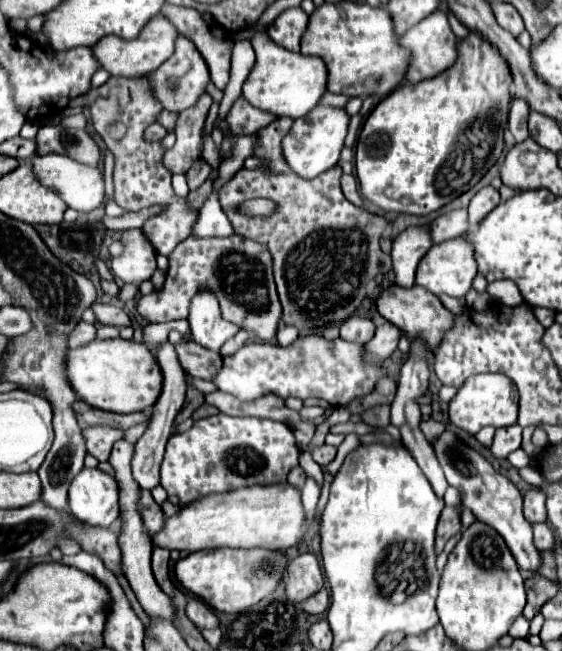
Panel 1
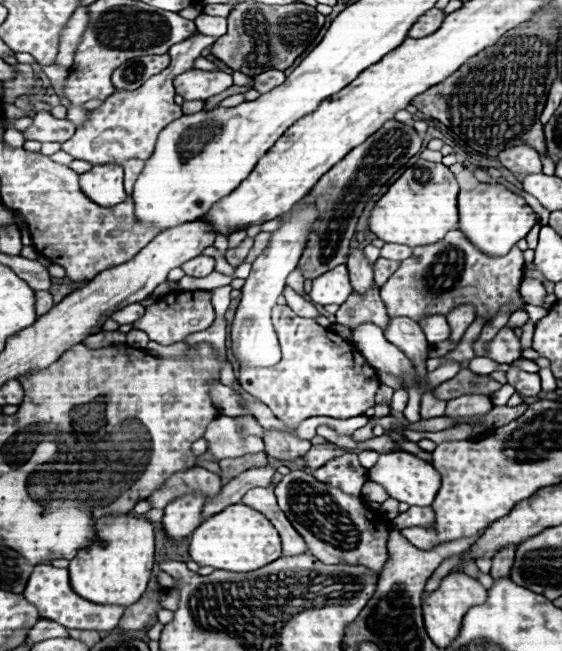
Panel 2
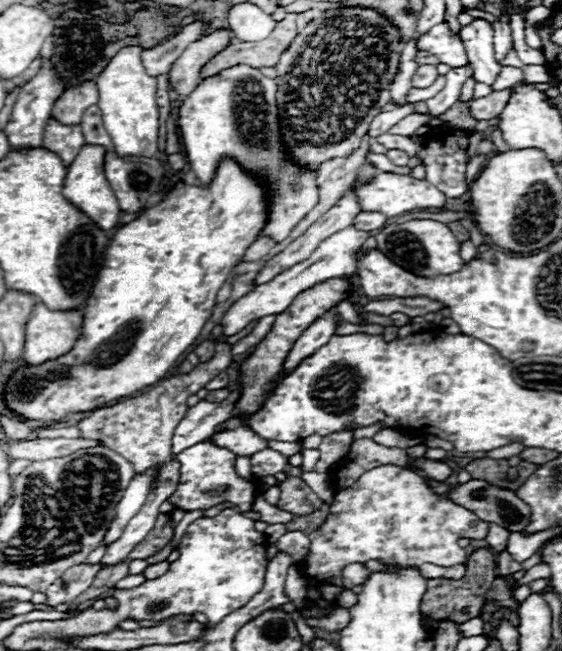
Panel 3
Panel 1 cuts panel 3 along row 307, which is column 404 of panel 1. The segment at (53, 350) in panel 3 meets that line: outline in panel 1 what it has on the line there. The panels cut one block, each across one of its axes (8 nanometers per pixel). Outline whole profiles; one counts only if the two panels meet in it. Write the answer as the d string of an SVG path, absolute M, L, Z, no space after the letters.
M436 10L434 14L424 18L424 22L412 26L408 34L400 36L400 44L412 52L412 66L408 70L408 82L412 84L442 74L444 70L448 70L448 66L454 66L454 62L458 60L458 38L450 28L446 12L442 10Z

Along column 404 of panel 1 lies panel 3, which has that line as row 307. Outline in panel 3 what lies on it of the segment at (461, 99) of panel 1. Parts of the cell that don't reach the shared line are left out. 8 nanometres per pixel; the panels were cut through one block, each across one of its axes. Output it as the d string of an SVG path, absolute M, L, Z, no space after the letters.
M222 160L222 164L218 166L218 176L214 178L214 184L210 184L210 188L186 186L182 182L176 184L158 206L146 210L140 218L124 224L114 234L114 238L110 240L110 244L108 244L108 248L104 252L104 264L102 264L102 268L98 272L98 280L94 284L92 292L90 292L90 298L86 300L86 306L84 306L84 322L82 322L82 334L80 334L80 338L76 340L76 344L72 346L72 350L66 356L48 360L48 362L38 364L38 366L18 366L12 372L12 376L8 378L6 386L4 386L4 404L6 404L6 408L12 410L18 416L30 420L30 422L52 424L52 422L64 420L70 414L90 412L90 410L102 408L104 404L108 404L112 400L130 396L130 394L134 394L134 392L138 392L138 390L142 390L146 386L152 386L152 384L160 382L162 378L166 378L166 374L170 372L170 368L176 366L178 358L186 352L188 346L194 344L194 340L202 332L202 326L212 316L212 308L216 304L216 294L218 294L220 286L228 280L232 268L242 258L244 250L256 240L258 232L264 228L264 222L266 222L266 196L264 196L264 190L262 190L262 186L254 178L246 176L246 172L242 172L242 168L238 168L238 164L234 164L234 160Z

